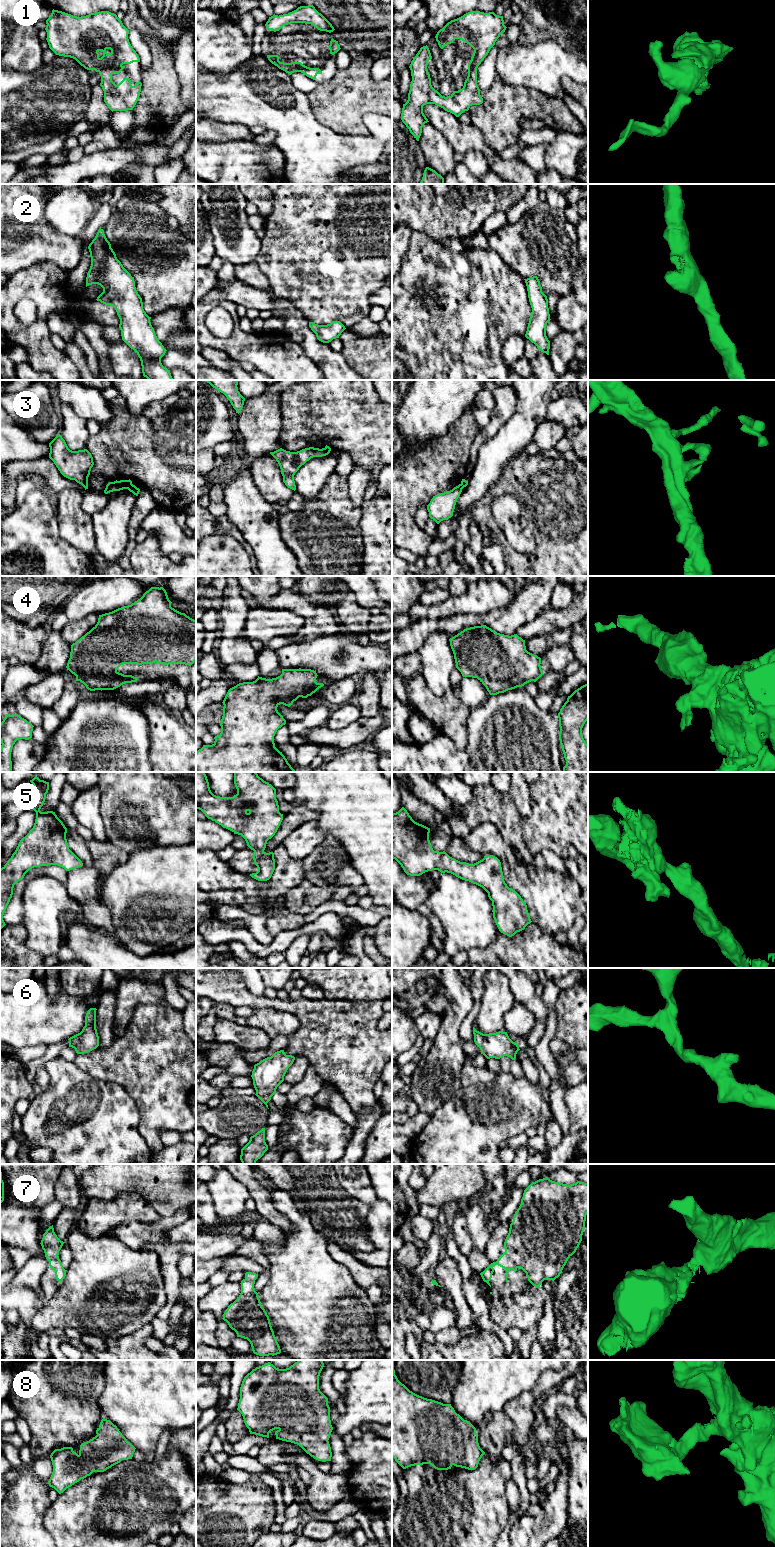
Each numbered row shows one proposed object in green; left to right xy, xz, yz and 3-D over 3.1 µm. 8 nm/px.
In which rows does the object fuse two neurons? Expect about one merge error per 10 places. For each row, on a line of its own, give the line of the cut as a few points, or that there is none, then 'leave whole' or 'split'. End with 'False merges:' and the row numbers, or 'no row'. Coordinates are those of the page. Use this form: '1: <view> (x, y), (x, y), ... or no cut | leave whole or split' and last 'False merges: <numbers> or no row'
1: no cut | leave whole
2: no cut | leave whole
3: xy (132, 484), (126, 488) | split
4: no cut | leave whole
5: no cut | leave whole
6: no cut | leave whole
7: no cut | leave whole
8: no cut | leave whole
False merges: 3

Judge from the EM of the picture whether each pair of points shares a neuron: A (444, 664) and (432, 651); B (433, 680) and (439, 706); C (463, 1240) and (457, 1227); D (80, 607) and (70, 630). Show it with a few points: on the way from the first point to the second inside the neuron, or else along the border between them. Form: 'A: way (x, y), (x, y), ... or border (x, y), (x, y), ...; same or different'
A: way (441, 661), (435, 654); same
B: border (422, 676), (425, 684), (438, 696), (453, 689); different
C: way (461, 1237), (459, 1230); same
D: border (97, 615), (90, 614), (81, 619), (69, 621); different

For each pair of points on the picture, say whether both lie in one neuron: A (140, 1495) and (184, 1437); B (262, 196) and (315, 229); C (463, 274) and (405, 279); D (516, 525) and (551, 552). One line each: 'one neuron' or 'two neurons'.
A: two neurons
B: two neurons
C: one neuron
D: two neurons

